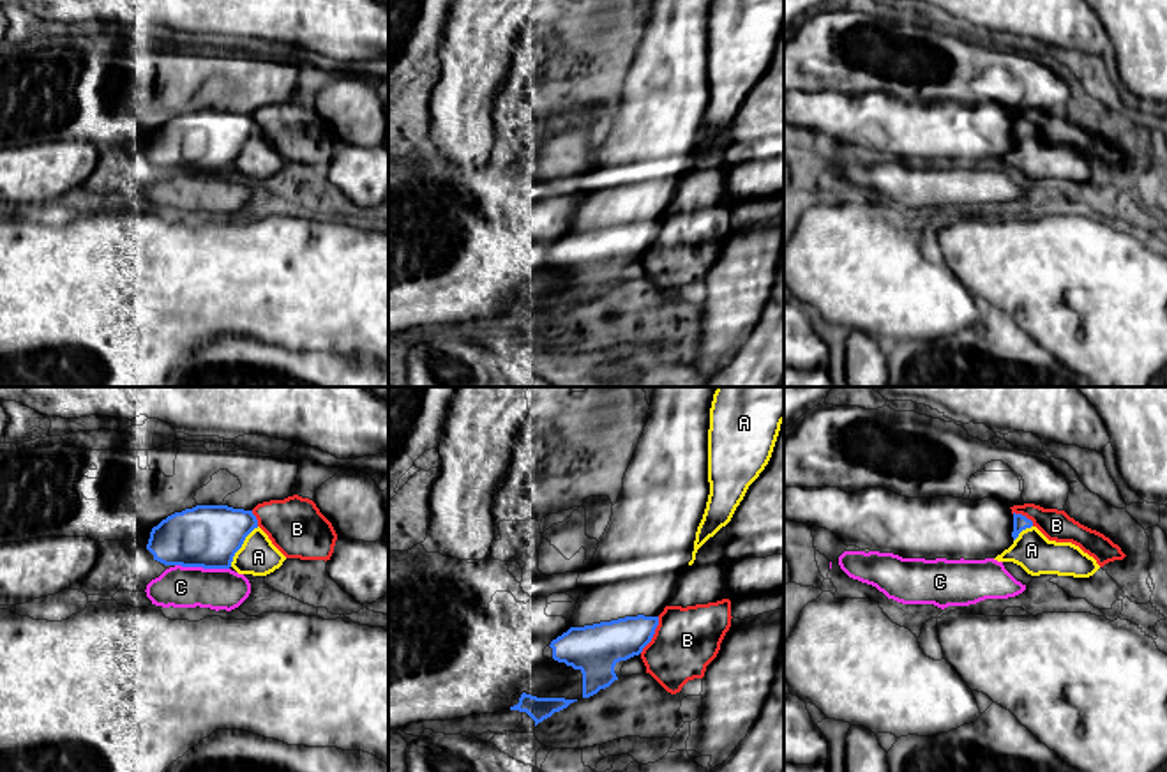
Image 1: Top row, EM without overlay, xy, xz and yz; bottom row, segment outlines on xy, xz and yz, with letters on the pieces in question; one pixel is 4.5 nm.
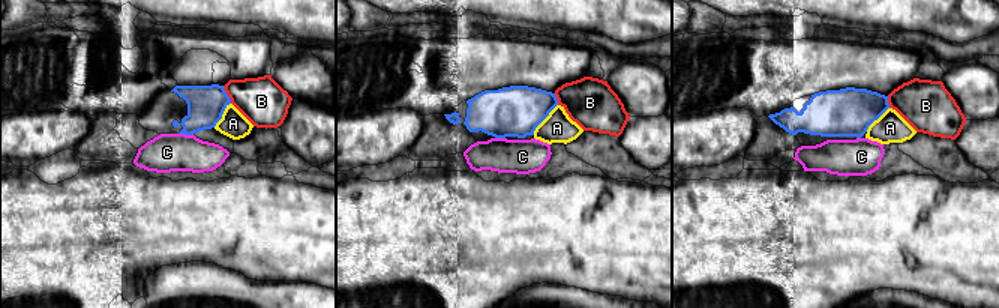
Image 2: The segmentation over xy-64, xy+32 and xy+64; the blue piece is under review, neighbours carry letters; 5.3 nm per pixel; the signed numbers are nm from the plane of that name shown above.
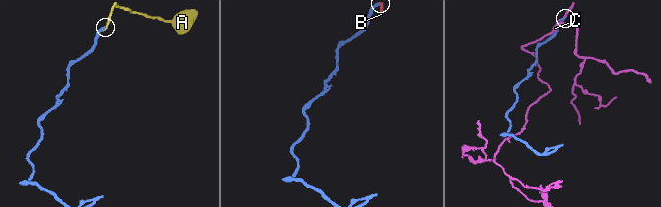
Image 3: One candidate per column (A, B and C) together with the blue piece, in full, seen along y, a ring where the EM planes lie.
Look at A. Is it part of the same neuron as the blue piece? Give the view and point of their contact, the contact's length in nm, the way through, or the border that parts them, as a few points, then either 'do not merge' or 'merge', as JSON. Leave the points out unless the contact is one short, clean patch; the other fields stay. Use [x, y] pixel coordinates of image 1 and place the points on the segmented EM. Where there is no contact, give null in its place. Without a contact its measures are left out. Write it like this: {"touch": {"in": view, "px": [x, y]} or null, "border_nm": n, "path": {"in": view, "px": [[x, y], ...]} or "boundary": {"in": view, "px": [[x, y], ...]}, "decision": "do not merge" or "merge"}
{"touch": {"in": "xy", "px": [240, 546]}, "border_nm": 220, "decision": "do not merge"}

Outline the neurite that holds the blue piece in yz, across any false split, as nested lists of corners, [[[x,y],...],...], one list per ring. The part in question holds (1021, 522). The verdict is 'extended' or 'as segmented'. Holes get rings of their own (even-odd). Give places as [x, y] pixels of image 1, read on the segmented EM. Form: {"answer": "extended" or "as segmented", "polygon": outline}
{"answer": "extended", "polygon": [[[784,488],[784,519],[833,532],[846,546],[902,558],[985,560],[1008,549],[1033,521],[994,498],[906,498],[885,488],[846,493],[839,488]]]}

